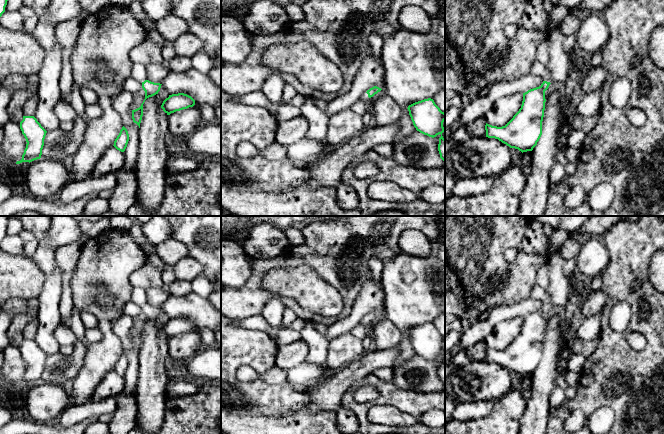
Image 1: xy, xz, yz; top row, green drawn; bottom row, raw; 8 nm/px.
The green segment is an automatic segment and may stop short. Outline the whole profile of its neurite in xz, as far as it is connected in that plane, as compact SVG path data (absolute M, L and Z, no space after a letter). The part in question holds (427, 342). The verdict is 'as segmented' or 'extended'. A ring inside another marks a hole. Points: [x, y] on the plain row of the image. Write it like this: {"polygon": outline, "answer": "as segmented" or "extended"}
{"polygon": "M431 322L415 326L409 329L407 333L417 355L432 362L441 359L438 375L440 382L445 387L445 363L442 360L445 355L443 351L445 337L440 334Z", "answer": "as segmented"}

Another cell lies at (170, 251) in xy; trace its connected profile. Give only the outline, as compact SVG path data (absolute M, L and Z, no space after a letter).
M167 239L155 246L156 253L166 265L175 265L178 261L188 256L188 250L185 244Z

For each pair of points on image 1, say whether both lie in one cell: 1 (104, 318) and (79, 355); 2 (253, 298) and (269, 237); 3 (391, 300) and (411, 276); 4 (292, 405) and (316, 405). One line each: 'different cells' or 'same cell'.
1: different cells
2: different cells
3: same cell
4: different cells

